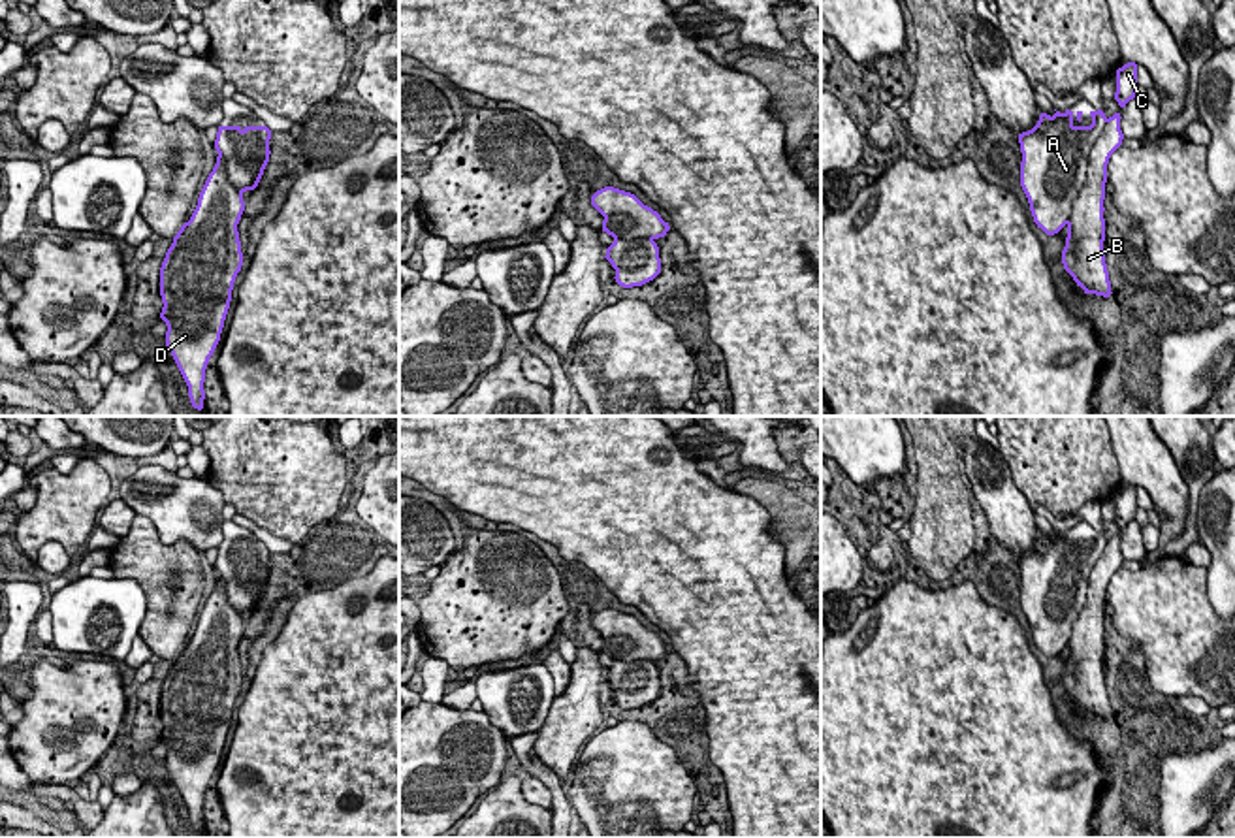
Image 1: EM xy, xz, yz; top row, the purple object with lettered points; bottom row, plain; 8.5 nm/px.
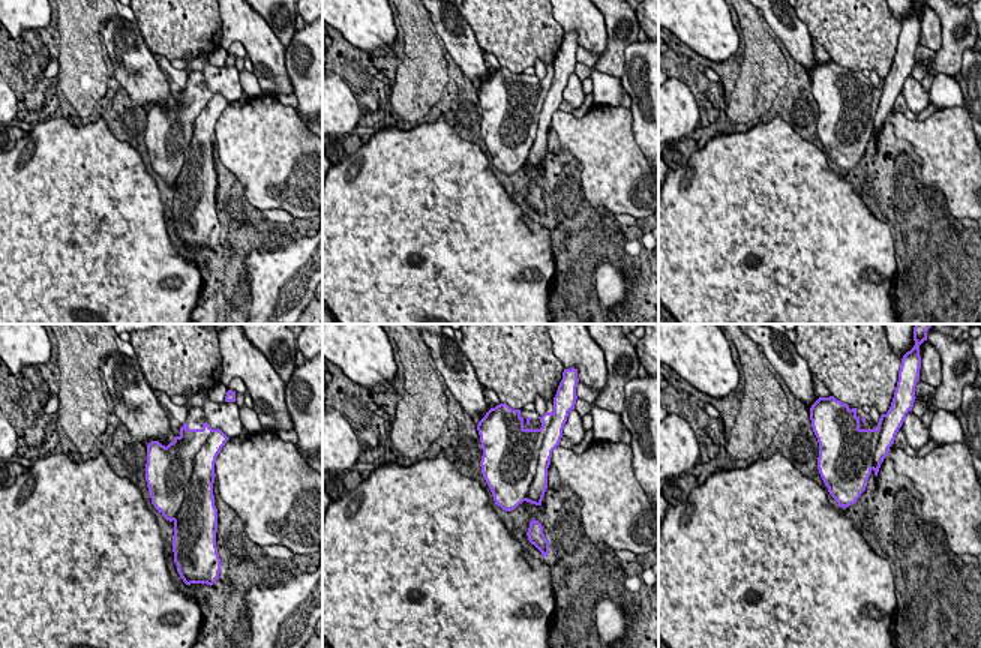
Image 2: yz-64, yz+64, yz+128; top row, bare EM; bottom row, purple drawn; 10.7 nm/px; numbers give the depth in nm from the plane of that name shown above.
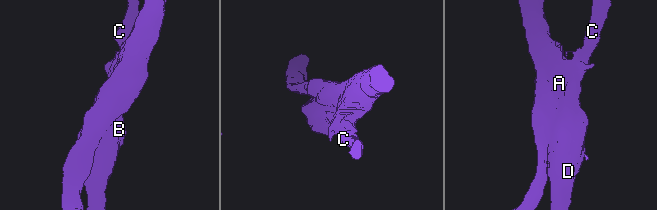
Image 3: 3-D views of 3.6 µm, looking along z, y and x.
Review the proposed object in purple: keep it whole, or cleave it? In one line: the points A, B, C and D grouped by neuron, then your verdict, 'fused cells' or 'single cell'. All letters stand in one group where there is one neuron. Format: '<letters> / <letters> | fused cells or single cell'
A B C D | single cell

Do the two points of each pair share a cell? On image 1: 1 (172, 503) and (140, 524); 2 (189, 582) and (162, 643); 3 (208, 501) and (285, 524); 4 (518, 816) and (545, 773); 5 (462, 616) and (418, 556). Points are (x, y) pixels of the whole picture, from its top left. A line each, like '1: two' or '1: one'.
1: two
2: one
3: two
4: two
5: two

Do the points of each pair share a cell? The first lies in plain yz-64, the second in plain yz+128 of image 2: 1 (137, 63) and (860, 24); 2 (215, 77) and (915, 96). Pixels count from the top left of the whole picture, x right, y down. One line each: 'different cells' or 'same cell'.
1: different cells
2: same cell

